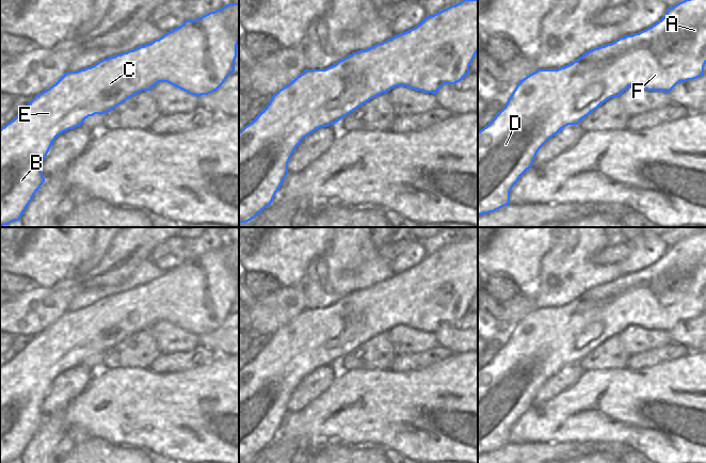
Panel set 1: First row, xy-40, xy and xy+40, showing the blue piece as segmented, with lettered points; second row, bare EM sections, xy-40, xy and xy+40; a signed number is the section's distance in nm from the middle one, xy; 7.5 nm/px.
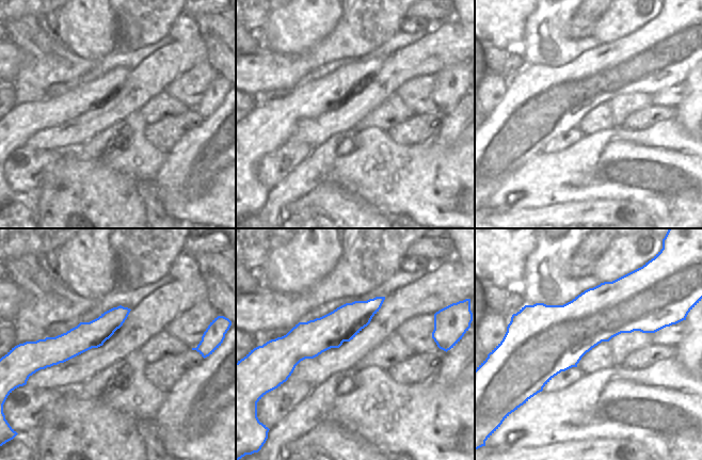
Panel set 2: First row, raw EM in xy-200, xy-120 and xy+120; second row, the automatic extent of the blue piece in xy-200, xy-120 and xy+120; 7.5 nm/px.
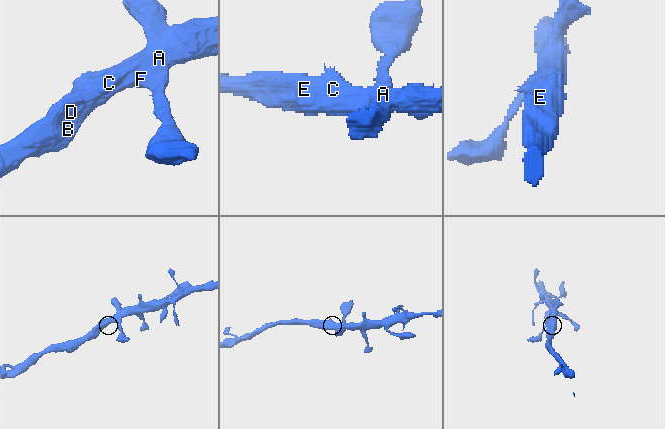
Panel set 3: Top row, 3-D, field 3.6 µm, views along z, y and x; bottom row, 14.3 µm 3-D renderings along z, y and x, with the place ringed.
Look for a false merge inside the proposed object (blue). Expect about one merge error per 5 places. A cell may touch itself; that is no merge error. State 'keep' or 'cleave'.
keep

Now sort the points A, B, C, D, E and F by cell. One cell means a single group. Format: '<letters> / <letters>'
A B C D E F

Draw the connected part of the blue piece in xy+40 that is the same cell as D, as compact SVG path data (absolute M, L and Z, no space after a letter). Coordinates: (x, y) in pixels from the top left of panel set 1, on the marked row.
M684 0L673 7L668 7L665 15L652 27L632 35L620 37L611 44L594 48L573 63L558 69L537 69L518 82L506 107L480 131L478 131L478 217L494 212L510 204L510 192L518 179L532 166L537 151L557 133L568 125L578 125L585 116L599 108L611 97L619 97L630 86L639 86L647 91L670 93L679 82L694 80L704 76L706 64L706 0Z

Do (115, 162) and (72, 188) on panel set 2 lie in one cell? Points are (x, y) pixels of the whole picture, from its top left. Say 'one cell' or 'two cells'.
two cells

